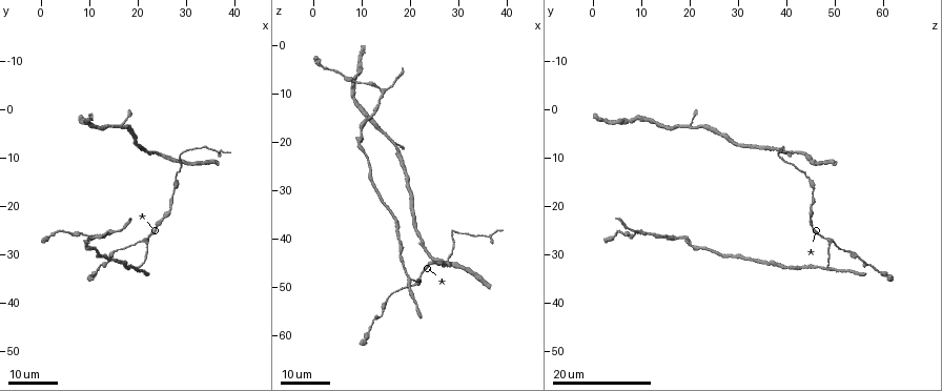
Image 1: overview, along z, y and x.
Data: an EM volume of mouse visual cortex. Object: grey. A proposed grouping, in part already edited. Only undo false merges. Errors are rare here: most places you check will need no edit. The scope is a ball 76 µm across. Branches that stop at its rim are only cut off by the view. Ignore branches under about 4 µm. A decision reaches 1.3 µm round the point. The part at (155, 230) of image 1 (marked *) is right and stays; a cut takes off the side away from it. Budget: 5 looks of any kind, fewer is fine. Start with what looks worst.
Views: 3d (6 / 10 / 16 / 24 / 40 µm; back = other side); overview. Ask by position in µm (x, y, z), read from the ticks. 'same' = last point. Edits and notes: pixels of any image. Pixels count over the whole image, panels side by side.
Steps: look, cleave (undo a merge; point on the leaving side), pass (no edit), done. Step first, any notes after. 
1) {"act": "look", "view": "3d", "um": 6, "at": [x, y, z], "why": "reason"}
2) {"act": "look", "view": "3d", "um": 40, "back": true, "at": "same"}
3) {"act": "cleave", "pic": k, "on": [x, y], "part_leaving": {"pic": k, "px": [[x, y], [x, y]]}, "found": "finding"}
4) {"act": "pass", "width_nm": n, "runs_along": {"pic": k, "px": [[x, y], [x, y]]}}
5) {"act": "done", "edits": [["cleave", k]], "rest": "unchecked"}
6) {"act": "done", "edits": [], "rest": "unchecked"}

{"act": "look", "view": "3d", "um": 24, "at": [22.0, 28.0, 49.5]}

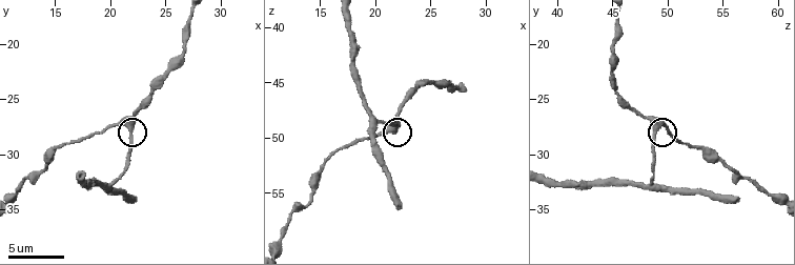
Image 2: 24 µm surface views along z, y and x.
{"act": "look", "view": "3d", "um": 6, "at": [22.0, 27.6, 49.0], "why": "closer look"}

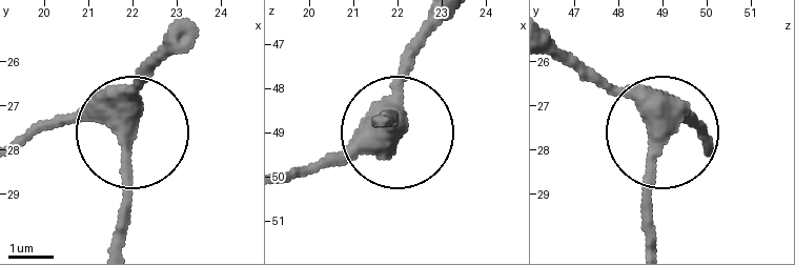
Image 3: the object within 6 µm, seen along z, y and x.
{"act": "pass", "runs_along": {"pic": 3, "px": [[184, 33], [157, 59], [123, 130], [59, 123], [18, 135]]}, "found": "all the same neuron"}

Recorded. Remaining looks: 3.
{"act": "look", "view": "3d", "um": 24, "at": [29.0, 9.5, 38.5], "why": "calibre changes"}

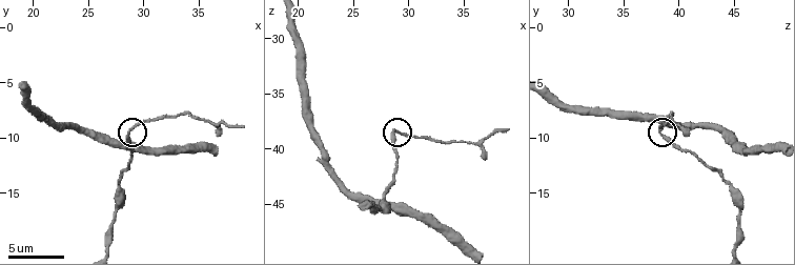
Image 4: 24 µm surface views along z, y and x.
{"act": "look", "view": "3d", "um": 6, "at": [28.8, 9.4, 38.6]}

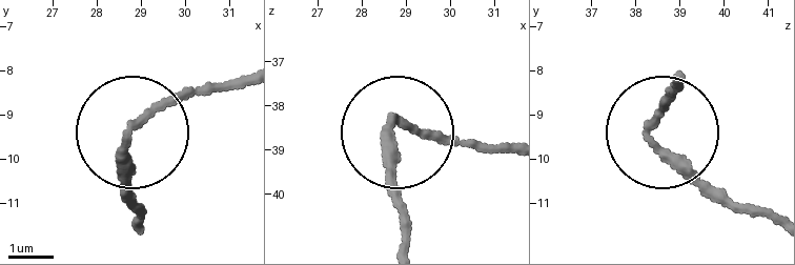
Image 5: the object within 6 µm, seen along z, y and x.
{"act": "pass", "found": "one neuron here"}

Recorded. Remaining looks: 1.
{"act": "look", "view": "3d", "um": 16, "at": [14.8, 30.0, 54.6], "why": "calibre changes"}

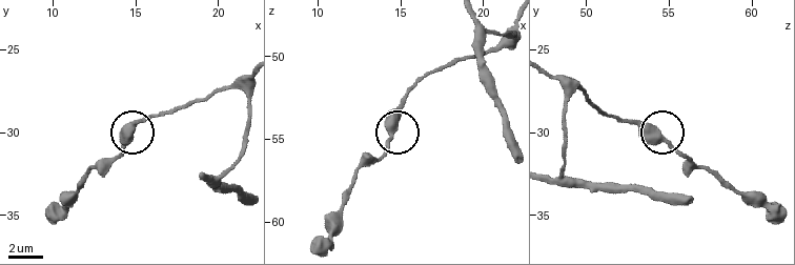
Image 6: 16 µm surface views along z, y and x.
{"act": "pass", "found": "all the same neuron"}

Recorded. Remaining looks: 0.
{"act": "done", "edits": [], "rest": "unchecked"}

